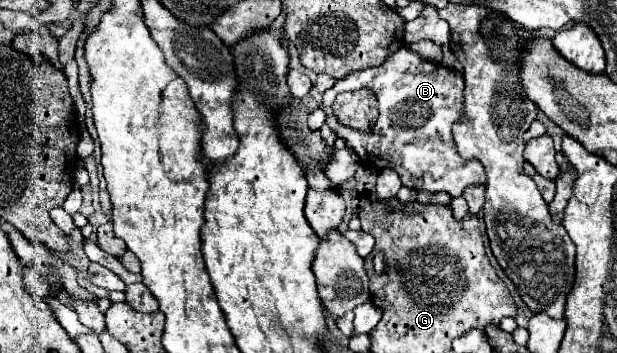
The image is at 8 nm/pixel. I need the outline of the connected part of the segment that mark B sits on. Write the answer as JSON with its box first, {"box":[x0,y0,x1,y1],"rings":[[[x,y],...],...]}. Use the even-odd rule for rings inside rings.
{"box":[321,48,485,198],"rings":[[[401,48],[391,54],[381,66],[353,72],[337,80],[323,94],[321,102],[327,114],[327,126],[345,138],[347,148],[351,148],[363,166],[383,170],[391,168],[399,174],[403,186],[411,190],[423,190],[429,194],[447,192],[453,198],[461,196],[467,186],[485,184],[485,170],[479,160],[463,160],[457,152],[451,126],[459,120],[463,110],[463,74],[443,64],[423,60],[417,52]],[[369,88],[379,98],[379,120],[371,134],[347,128],[335,120],[331,114],[333,98],[345,90]]]}

